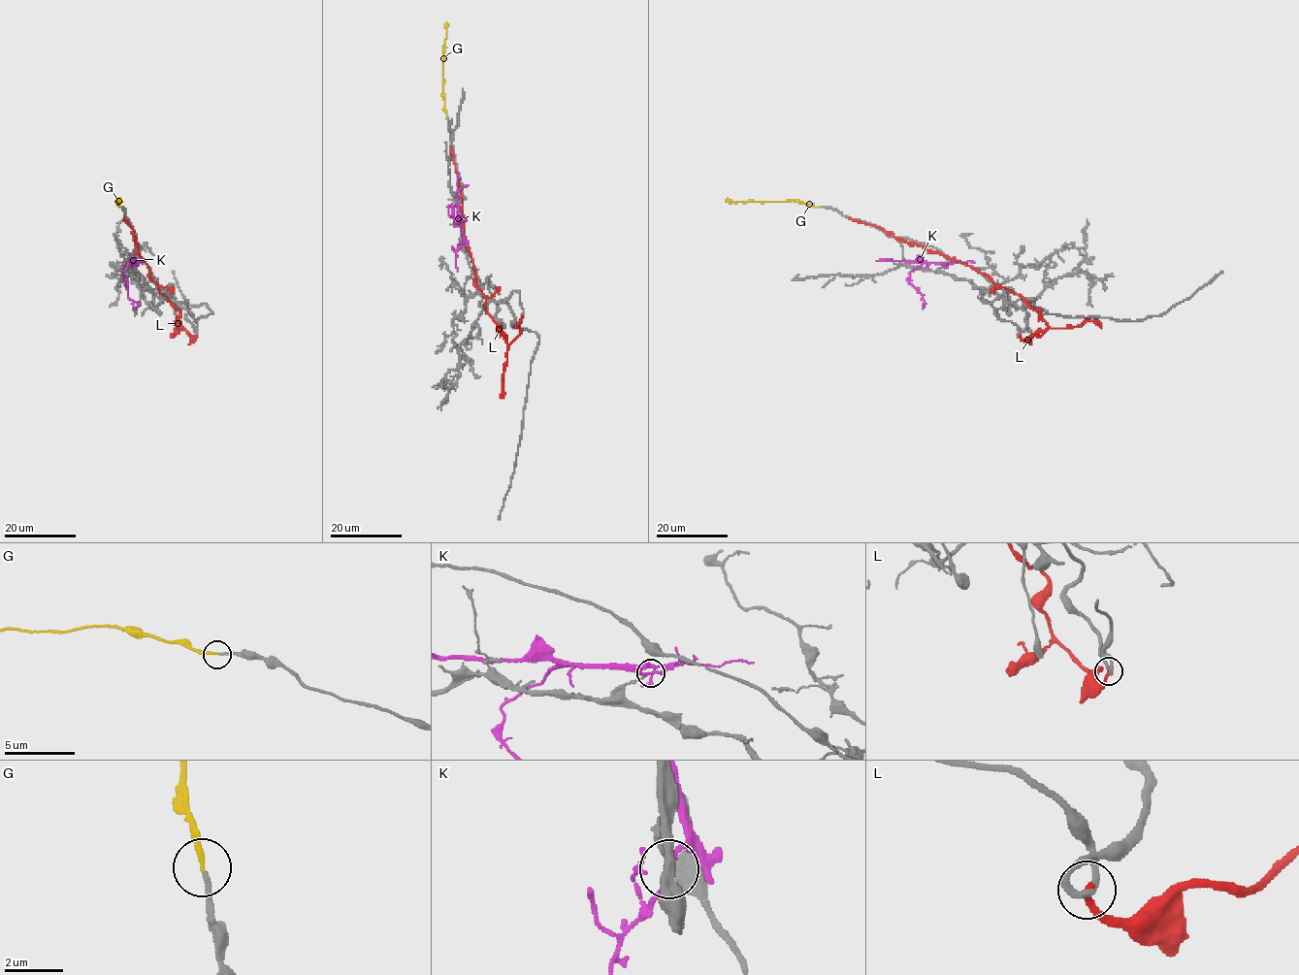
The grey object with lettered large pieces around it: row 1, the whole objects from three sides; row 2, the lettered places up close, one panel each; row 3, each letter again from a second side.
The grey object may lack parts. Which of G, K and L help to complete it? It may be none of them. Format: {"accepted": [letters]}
{"accepted": ["G"]}

